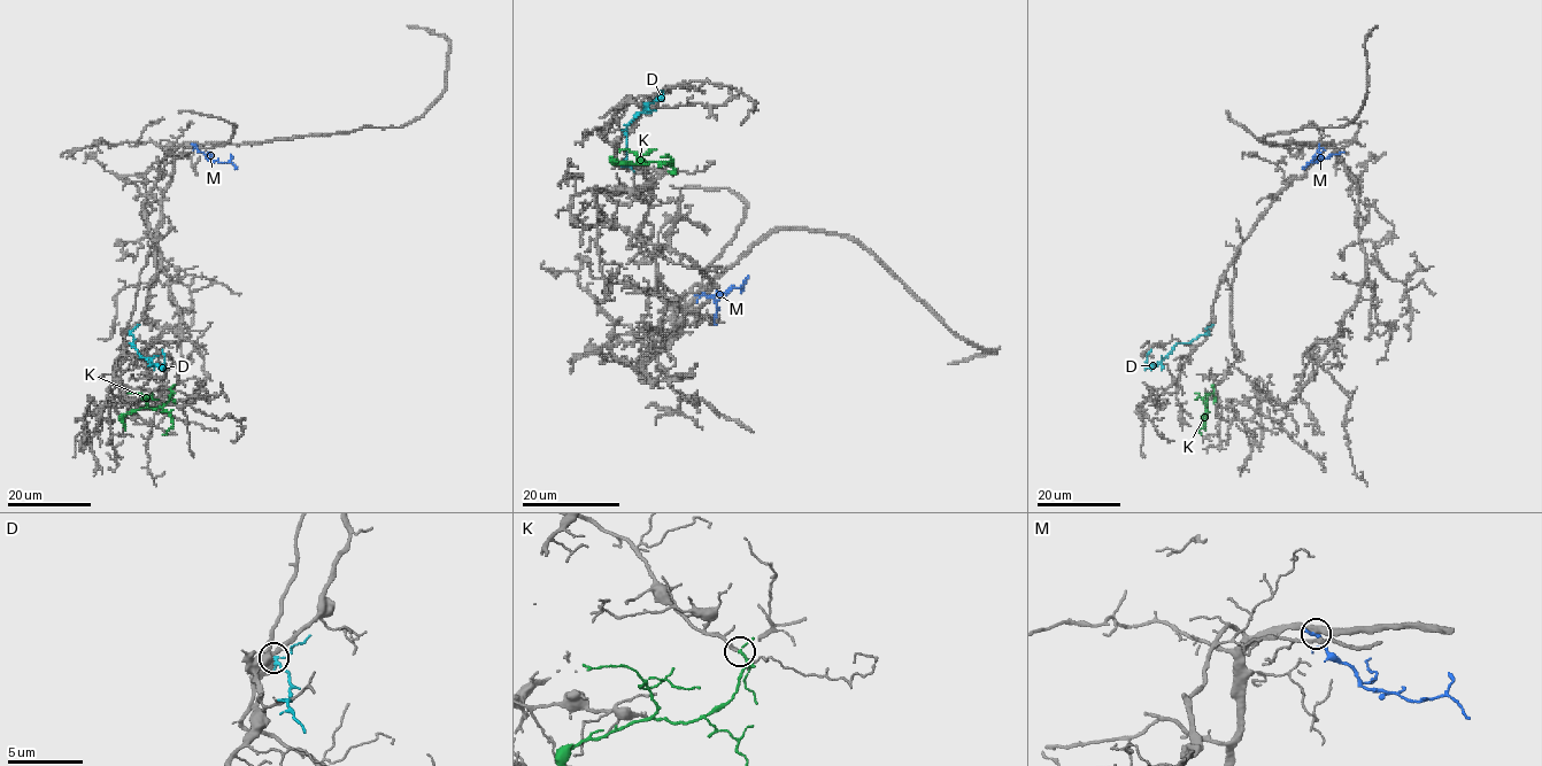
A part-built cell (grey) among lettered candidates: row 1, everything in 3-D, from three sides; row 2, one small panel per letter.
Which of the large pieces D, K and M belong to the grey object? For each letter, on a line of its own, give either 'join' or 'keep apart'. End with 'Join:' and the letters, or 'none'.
D: keep apart
K: join
M: keep apart
Join: K

